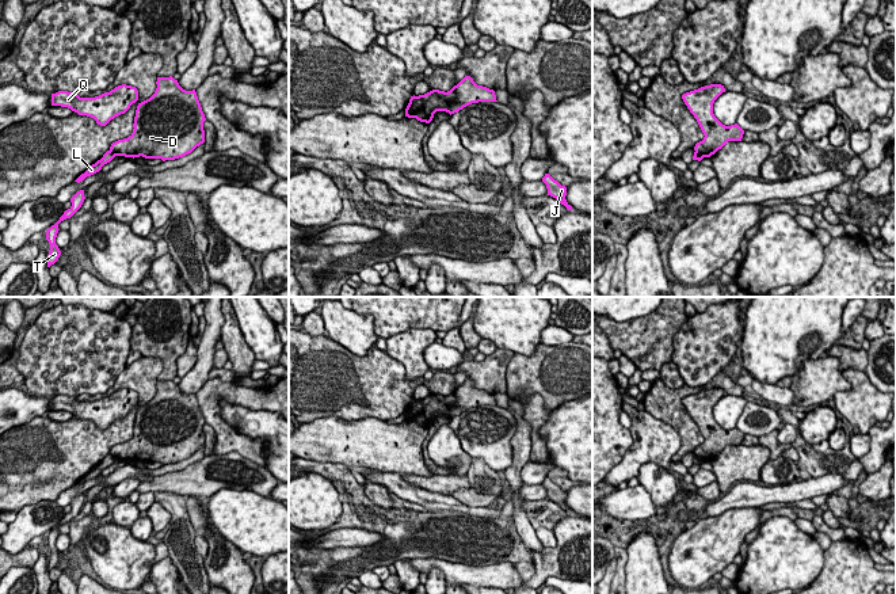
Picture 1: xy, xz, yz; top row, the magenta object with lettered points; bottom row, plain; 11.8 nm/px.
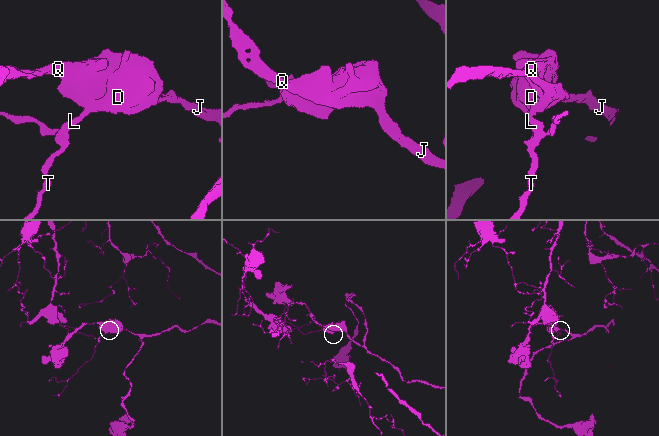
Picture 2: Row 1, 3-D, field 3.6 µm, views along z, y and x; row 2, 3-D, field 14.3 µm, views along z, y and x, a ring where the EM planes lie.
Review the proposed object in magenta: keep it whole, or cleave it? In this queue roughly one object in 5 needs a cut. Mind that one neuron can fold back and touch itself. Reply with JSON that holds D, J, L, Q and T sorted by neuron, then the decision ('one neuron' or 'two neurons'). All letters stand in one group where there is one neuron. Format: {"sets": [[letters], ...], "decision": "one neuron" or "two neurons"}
{"sets": [["D", "J", "Q"], ["L", "T"]], "decision": "two neurons"}

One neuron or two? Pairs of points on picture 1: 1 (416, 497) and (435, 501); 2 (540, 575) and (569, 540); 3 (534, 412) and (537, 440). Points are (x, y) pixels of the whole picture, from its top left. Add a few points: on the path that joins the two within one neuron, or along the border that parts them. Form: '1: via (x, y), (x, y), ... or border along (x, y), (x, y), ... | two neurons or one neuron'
1: via (420, 497), (431, 501) | one neuron
2: via (548, 567), (567, 548) | one neuron
3: via (536, 419), (536, 433) | one neuron

